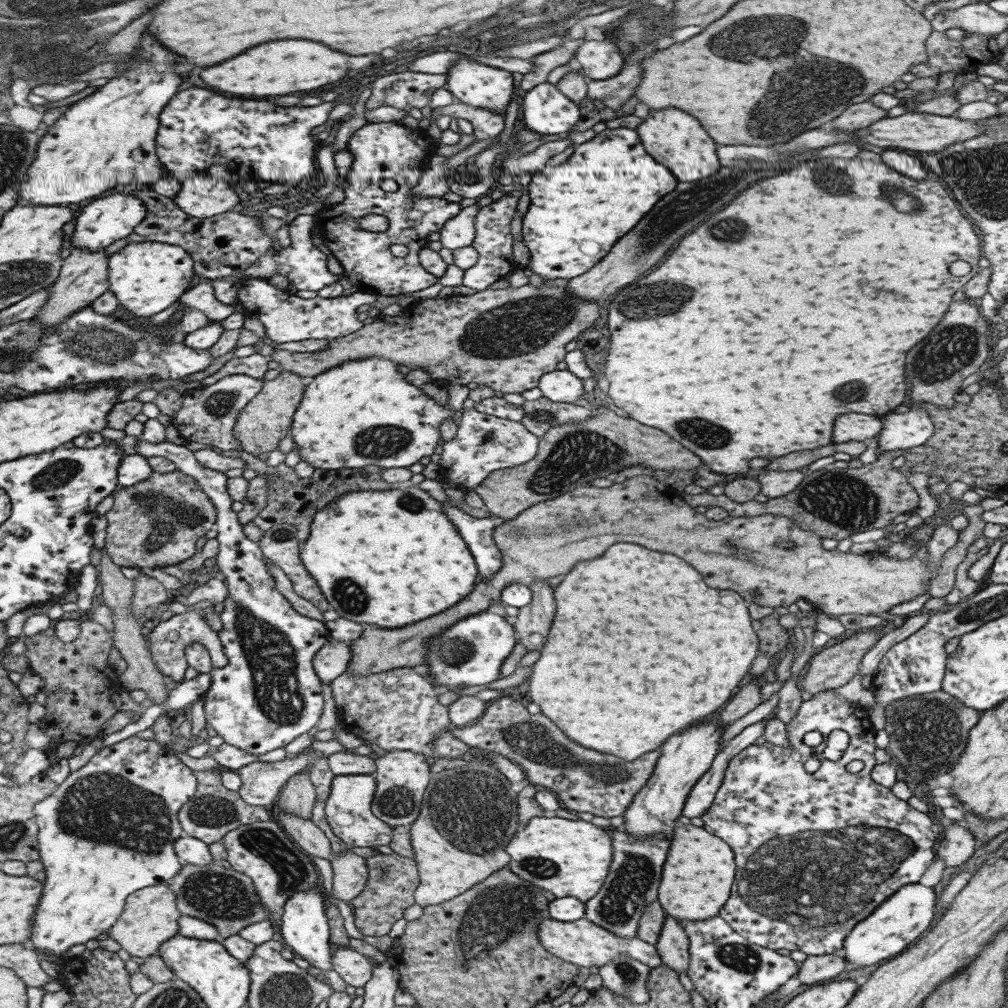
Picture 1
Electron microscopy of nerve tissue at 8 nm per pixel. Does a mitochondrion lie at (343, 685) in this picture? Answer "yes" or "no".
no

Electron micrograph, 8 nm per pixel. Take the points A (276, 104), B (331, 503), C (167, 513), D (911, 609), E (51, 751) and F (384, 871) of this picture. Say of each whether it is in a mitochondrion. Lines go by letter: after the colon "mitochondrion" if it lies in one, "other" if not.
A: other
B: other
C: mitochondrion
D: other
E: other
F: mitochondrion

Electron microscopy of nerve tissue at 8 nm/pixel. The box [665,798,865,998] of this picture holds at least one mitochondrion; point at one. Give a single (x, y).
(740, 958)

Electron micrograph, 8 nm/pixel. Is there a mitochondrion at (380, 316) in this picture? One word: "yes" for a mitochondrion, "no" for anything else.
no

